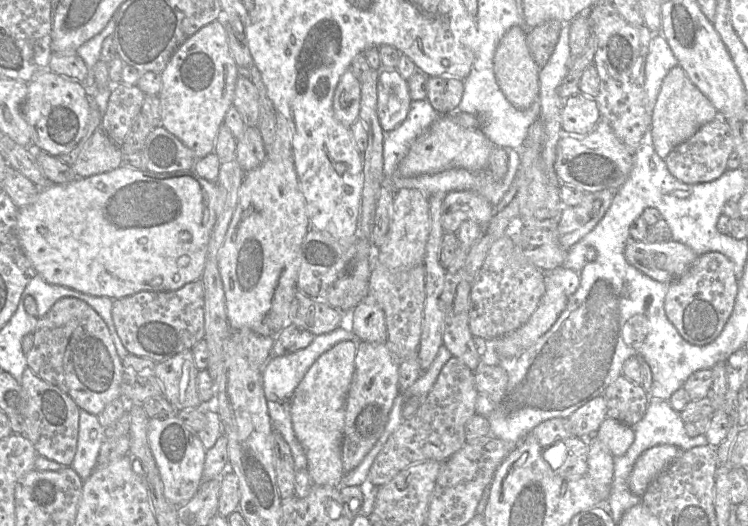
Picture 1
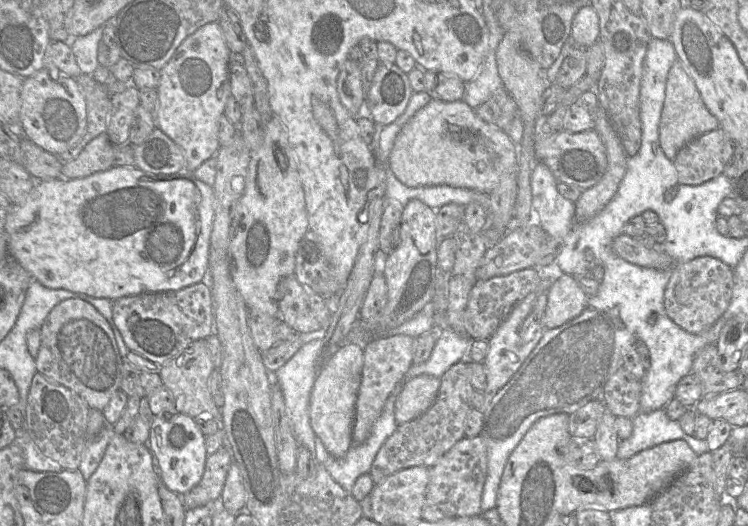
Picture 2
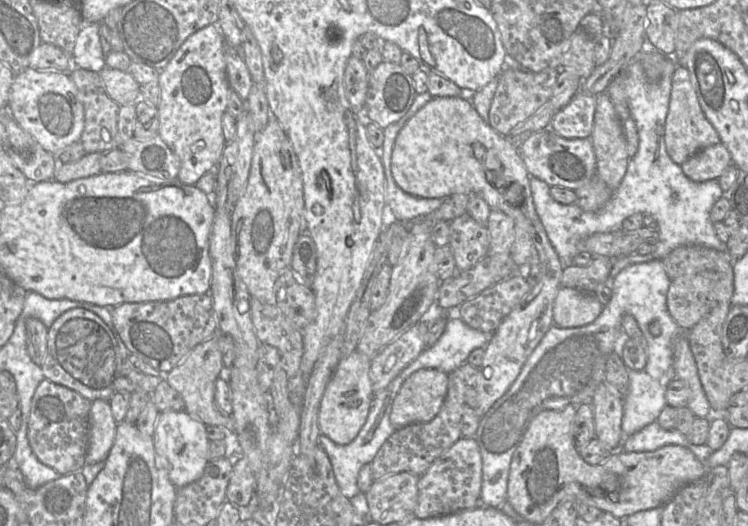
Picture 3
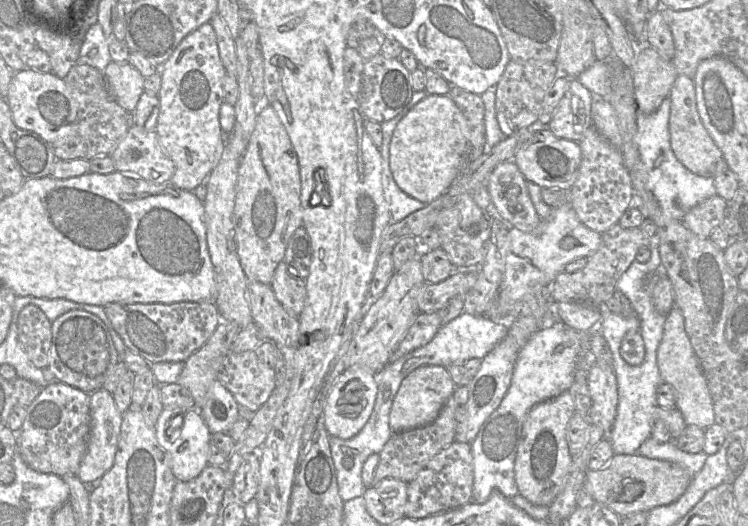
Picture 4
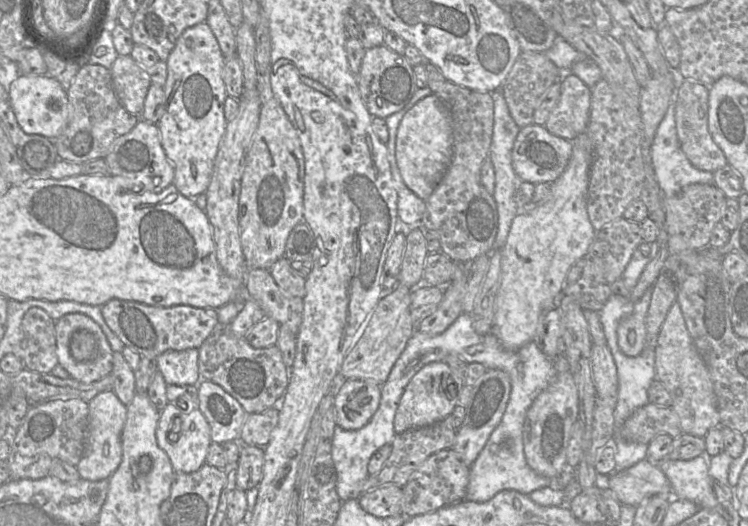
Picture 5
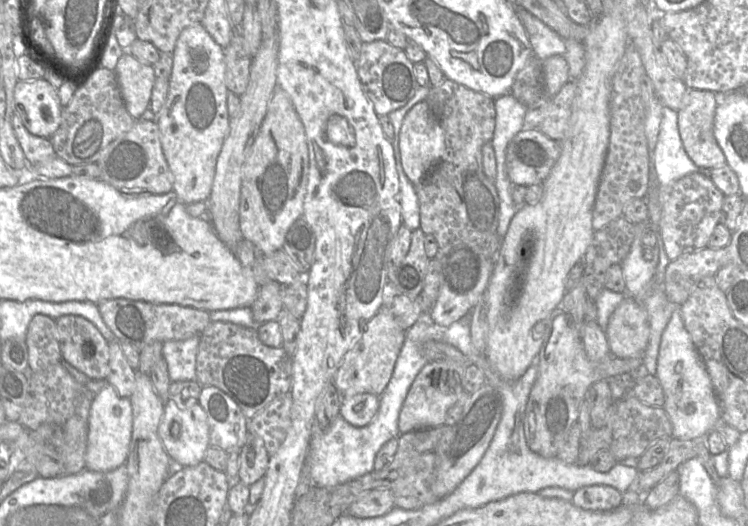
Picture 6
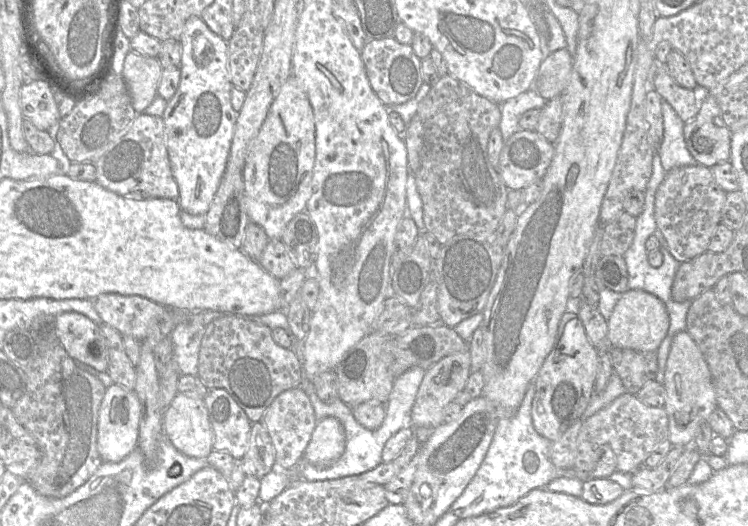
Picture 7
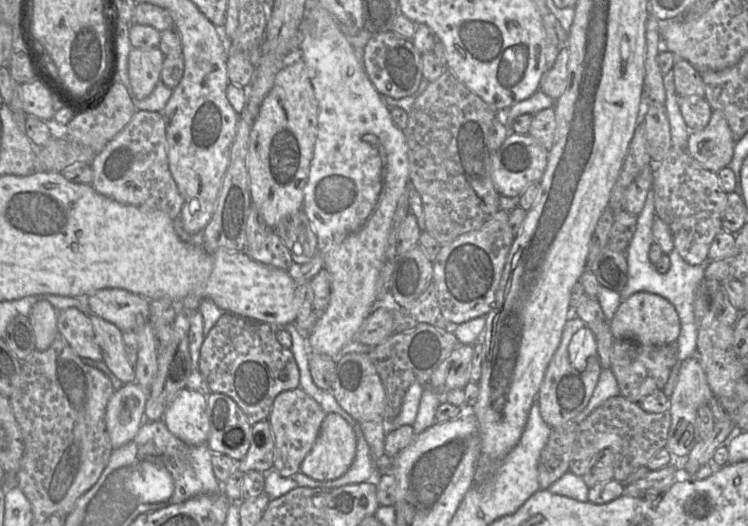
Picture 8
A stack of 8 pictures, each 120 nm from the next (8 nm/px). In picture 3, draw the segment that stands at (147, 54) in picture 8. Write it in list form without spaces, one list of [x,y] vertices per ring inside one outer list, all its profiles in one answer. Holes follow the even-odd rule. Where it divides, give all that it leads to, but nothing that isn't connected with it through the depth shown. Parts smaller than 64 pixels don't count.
[[[104,67],[99,73],[108,96],[119,106],[136,104],[140,85],[128,71]]]

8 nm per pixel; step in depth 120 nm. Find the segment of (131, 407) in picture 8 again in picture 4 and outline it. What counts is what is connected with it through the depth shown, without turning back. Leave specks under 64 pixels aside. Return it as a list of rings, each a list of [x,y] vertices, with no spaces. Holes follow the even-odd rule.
[[[99,389],[91,393],[89,440],[86,453],[76,474],[84,484],[92,484],[95,487],[104,474],[112,468],[120,438],[122,417],[123,413],[117,409],[110,392]]]

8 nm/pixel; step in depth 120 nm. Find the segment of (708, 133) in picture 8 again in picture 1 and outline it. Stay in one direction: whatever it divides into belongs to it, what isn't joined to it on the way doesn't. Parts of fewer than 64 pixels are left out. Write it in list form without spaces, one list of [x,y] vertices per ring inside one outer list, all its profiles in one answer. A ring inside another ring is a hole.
[[[676,65],[664,78],[651,114],[650,129],[656,153],[665,159],[677,145],[717,116],[718,112],[710,100],[691,82],[684,69]]]

